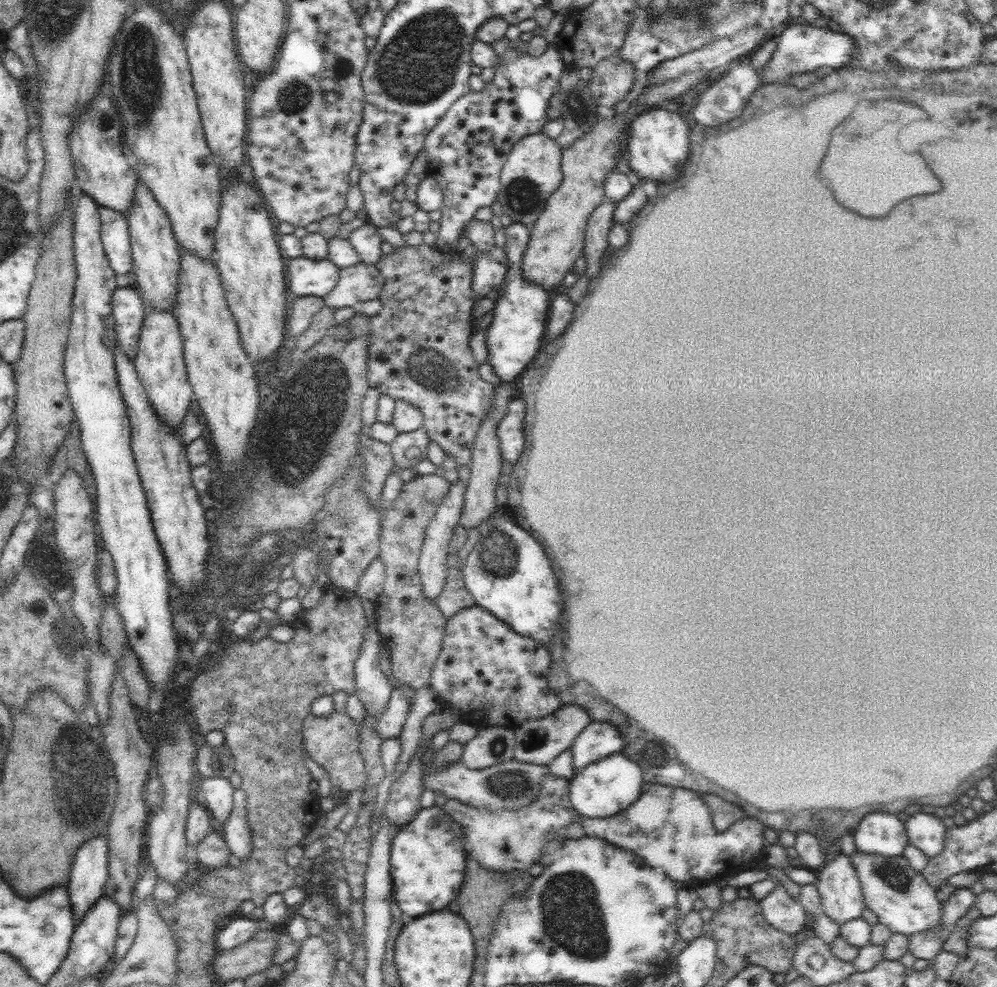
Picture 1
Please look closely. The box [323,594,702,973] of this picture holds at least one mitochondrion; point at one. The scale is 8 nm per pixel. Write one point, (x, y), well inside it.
(570, 916)

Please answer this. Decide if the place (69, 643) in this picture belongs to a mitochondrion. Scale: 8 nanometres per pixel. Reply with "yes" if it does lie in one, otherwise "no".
yes

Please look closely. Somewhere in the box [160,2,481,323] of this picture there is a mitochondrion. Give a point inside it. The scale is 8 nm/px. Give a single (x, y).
(419, 64)

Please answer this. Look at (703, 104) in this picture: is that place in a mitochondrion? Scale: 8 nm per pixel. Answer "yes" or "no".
no

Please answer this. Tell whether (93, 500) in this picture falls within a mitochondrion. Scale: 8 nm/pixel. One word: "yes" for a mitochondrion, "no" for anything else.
no

